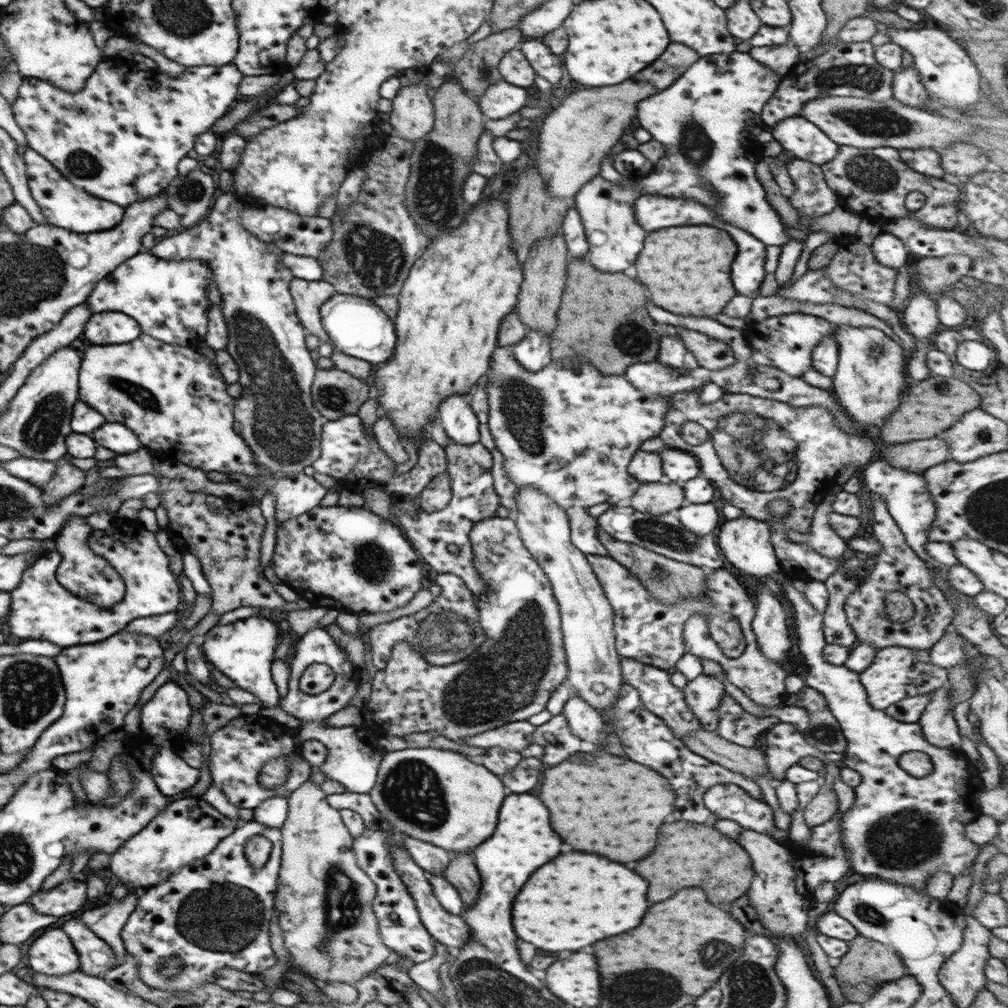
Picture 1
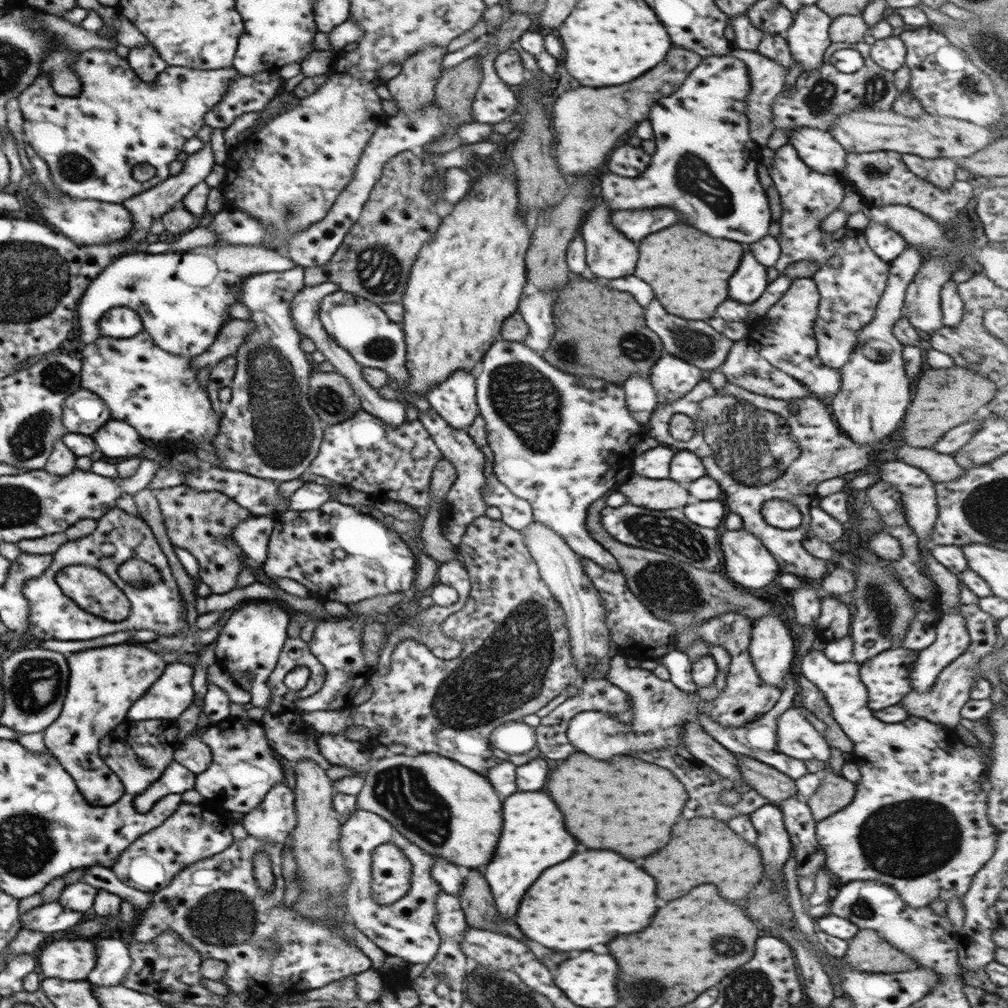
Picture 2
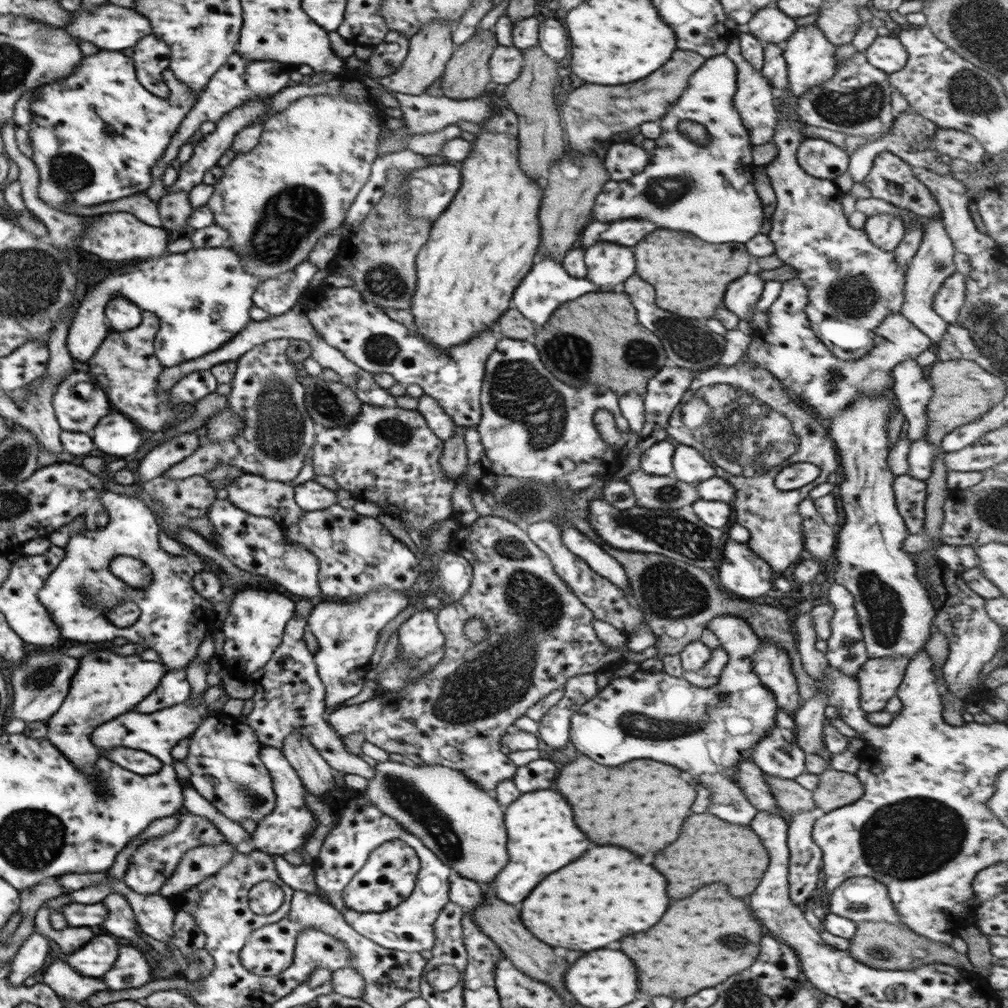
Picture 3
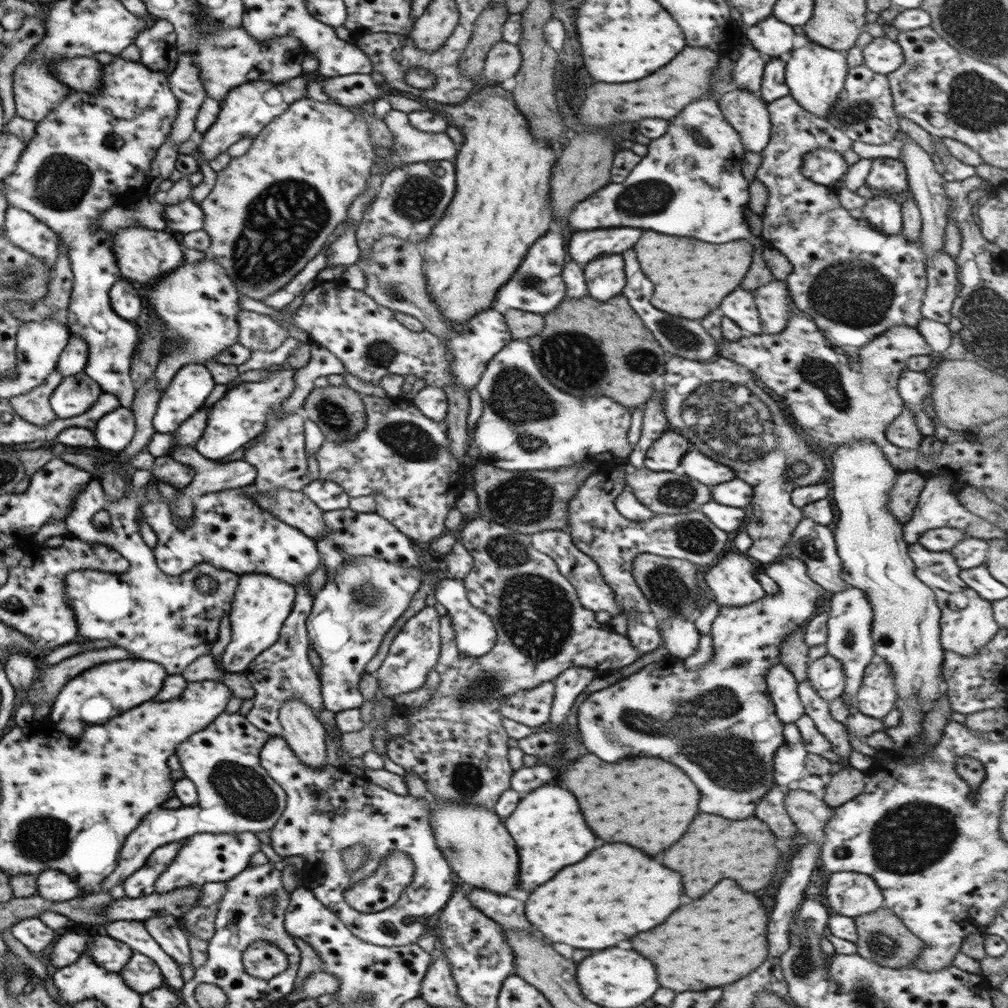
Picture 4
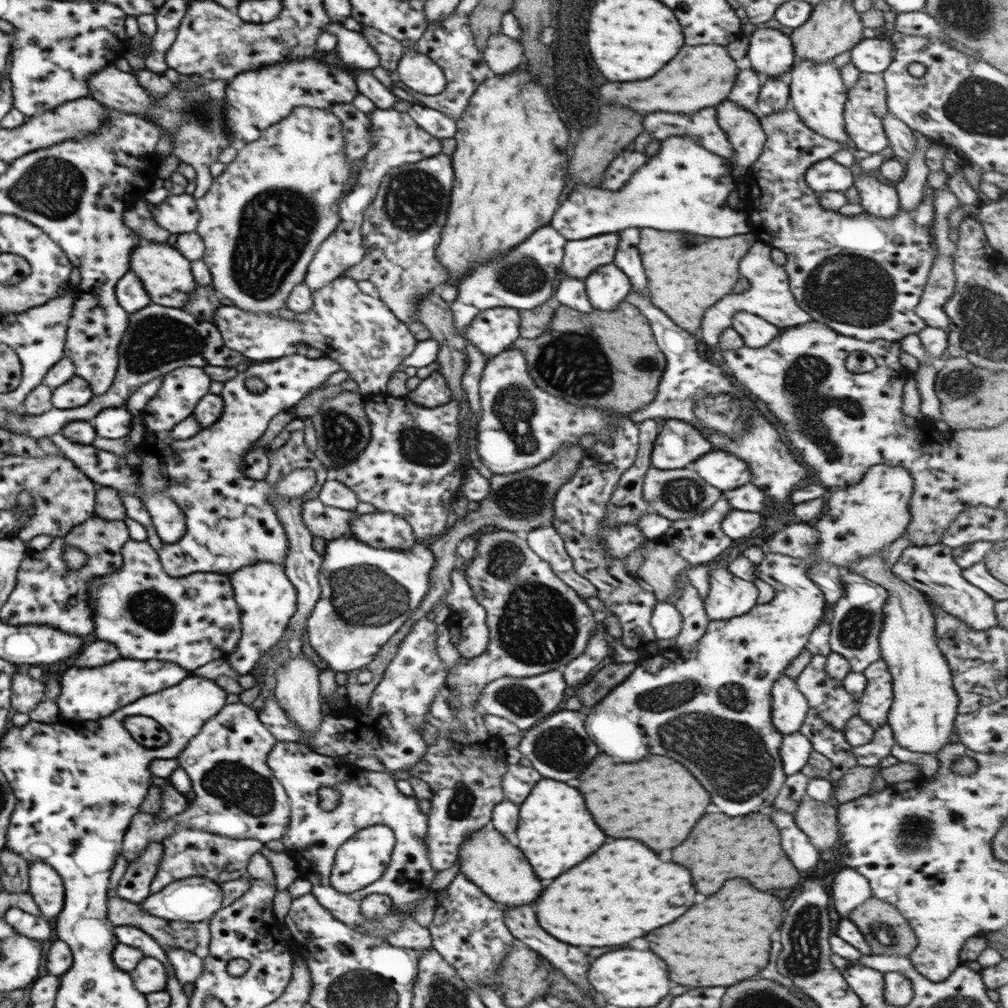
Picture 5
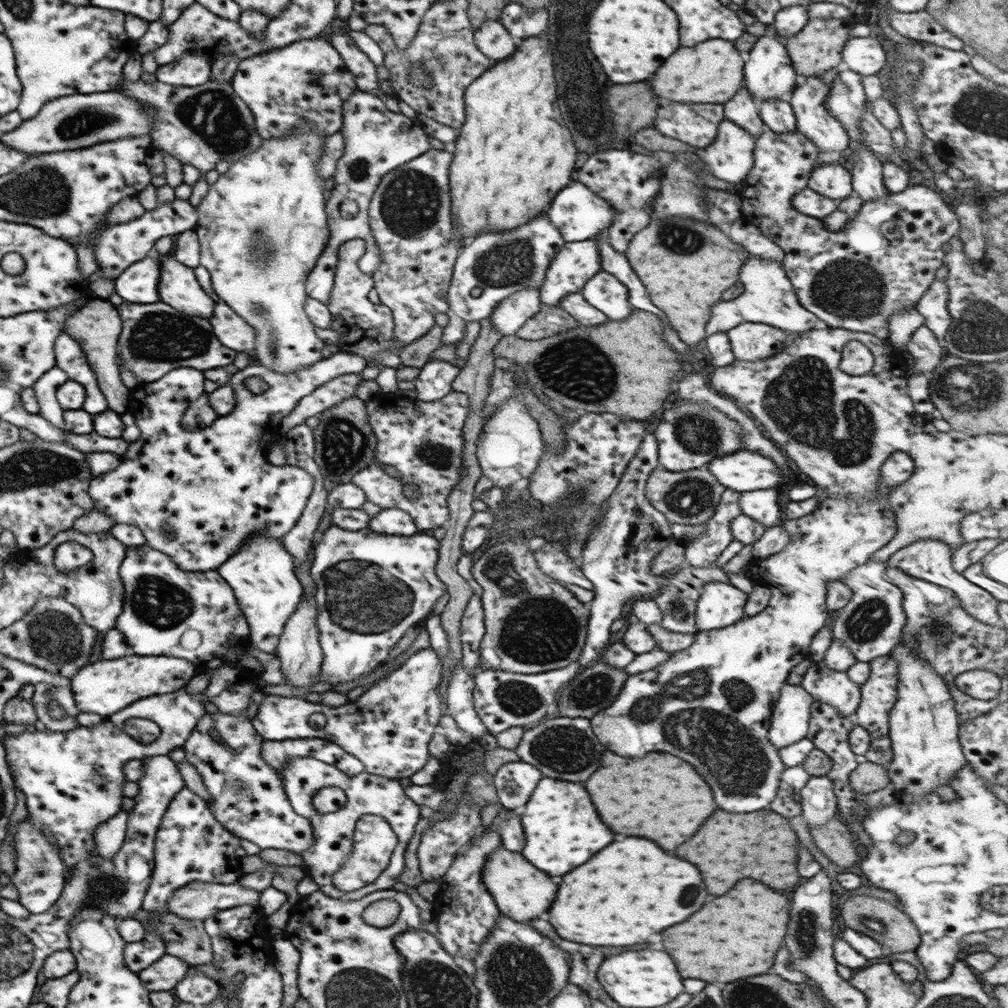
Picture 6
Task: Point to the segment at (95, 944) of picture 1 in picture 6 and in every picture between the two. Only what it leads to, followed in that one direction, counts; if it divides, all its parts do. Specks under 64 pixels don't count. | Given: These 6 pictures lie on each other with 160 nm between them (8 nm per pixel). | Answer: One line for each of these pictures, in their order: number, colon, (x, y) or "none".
2: (112, 961)
3: (131, 969)
4: (140, 974)
5: (149, 975)
6: (161, 976)

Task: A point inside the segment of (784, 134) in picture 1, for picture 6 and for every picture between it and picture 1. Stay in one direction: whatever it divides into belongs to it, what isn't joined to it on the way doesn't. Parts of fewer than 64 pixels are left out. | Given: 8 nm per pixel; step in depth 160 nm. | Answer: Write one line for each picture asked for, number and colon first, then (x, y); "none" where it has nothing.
2: (817, 149)
3: (818, 158)
4: (823, 166)
5: (824, 175)
6: (832, 181)

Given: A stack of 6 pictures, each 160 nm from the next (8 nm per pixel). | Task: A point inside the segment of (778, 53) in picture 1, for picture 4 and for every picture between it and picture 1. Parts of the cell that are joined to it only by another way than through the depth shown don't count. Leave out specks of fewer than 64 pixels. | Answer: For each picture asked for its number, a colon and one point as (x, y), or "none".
2: (766, 78)
3: (754, 99)
4: (745, 112)

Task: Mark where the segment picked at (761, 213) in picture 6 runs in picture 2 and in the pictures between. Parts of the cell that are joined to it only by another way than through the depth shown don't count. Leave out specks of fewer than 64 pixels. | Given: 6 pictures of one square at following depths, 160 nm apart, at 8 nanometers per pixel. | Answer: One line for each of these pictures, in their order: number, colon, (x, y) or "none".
2: (848, 294)
3: (808, 230)
4: (854, 282)
5: (861, 275)

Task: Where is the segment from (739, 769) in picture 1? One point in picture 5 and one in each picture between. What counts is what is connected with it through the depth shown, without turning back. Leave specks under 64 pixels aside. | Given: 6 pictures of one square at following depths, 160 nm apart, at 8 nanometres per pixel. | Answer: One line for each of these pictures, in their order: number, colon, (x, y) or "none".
2: (772, 785)
3: (791, 798)
4: (809, 815)
5: (817, 820)

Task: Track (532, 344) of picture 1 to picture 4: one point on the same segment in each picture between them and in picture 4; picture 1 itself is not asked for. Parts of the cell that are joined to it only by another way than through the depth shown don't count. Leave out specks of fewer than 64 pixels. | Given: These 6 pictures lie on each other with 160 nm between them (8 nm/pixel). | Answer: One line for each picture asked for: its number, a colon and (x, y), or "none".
2: (534, 309)
3: (546, 285)
4: (537, 287)

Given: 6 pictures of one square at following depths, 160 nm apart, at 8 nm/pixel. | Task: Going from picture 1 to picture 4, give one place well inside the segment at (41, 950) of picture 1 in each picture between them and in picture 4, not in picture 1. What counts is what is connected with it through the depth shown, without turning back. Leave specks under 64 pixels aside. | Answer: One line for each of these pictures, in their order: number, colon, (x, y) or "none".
2: (72, 960)
3: (97, 956)
4: (110, 954)

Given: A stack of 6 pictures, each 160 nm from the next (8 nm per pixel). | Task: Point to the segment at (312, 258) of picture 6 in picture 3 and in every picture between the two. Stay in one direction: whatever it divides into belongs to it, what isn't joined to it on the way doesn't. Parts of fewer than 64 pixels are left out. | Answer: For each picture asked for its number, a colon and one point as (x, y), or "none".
3: (294, 186)
4: (270, 210)
5: (263, 218)

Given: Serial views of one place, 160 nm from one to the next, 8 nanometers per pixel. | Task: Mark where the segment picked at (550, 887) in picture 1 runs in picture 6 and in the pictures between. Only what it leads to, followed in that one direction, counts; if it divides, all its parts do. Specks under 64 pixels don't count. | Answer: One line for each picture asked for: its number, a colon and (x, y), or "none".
2: (589, 899)
3: (607, 893)
4: (615, 891)
5: (623, 891)
6: (631, 889)

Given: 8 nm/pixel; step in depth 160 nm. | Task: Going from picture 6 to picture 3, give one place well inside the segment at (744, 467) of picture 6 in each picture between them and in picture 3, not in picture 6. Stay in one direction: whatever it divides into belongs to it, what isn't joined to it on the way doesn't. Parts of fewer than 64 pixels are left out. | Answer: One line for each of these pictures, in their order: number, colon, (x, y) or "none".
3: (689, 467)
4: (695, 465)
5: (720, 470)

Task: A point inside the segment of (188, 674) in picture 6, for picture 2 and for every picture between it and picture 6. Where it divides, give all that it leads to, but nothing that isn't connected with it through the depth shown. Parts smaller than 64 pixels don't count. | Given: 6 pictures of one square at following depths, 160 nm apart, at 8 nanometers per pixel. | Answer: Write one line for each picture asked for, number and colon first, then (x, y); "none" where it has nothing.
2: (97, 698)
3: (105, 685)
4: (102, 692)
5: (85, 694)

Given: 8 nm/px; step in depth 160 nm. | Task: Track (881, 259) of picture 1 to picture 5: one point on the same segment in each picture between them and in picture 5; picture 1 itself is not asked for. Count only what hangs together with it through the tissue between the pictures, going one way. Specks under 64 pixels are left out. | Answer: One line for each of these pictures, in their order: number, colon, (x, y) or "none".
2: (886, 244)
3: (884, 230)
4: (881, 212)
5: (877, 198)

